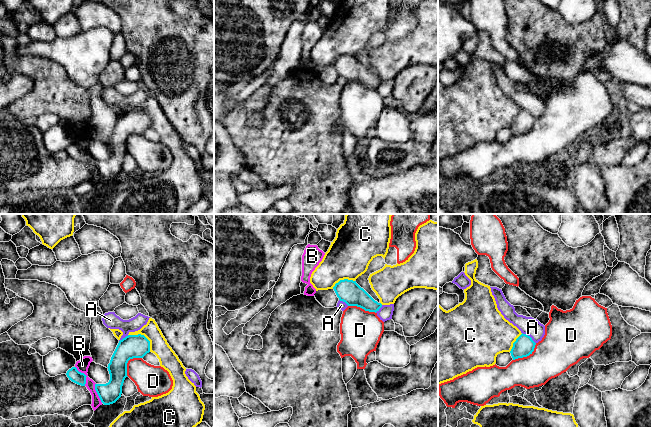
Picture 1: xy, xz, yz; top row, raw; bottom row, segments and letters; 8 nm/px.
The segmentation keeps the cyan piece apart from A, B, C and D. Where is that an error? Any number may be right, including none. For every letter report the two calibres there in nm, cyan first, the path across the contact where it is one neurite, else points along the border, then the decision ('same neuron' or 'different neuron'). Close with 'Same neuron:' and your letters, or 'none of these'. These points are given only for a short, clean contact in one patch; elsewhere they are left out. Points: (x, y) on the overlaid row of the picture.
A: 160/150 nm | different neuron
B: 100/100 nm | different neuron
C: 190/140 nm | different neuron
D: 190/240 nm | different neuron
Same neuron: none of these

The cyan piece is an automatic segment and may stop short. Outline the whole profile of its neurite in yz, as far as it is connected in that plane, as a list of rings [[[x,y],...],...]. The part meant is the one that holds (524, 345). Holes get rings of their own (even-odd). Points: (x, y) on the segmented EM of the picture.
[[[521,334],[513,343],[510,351],[513,360],[527,357],[534,351],[536,343],[526,334]]]

